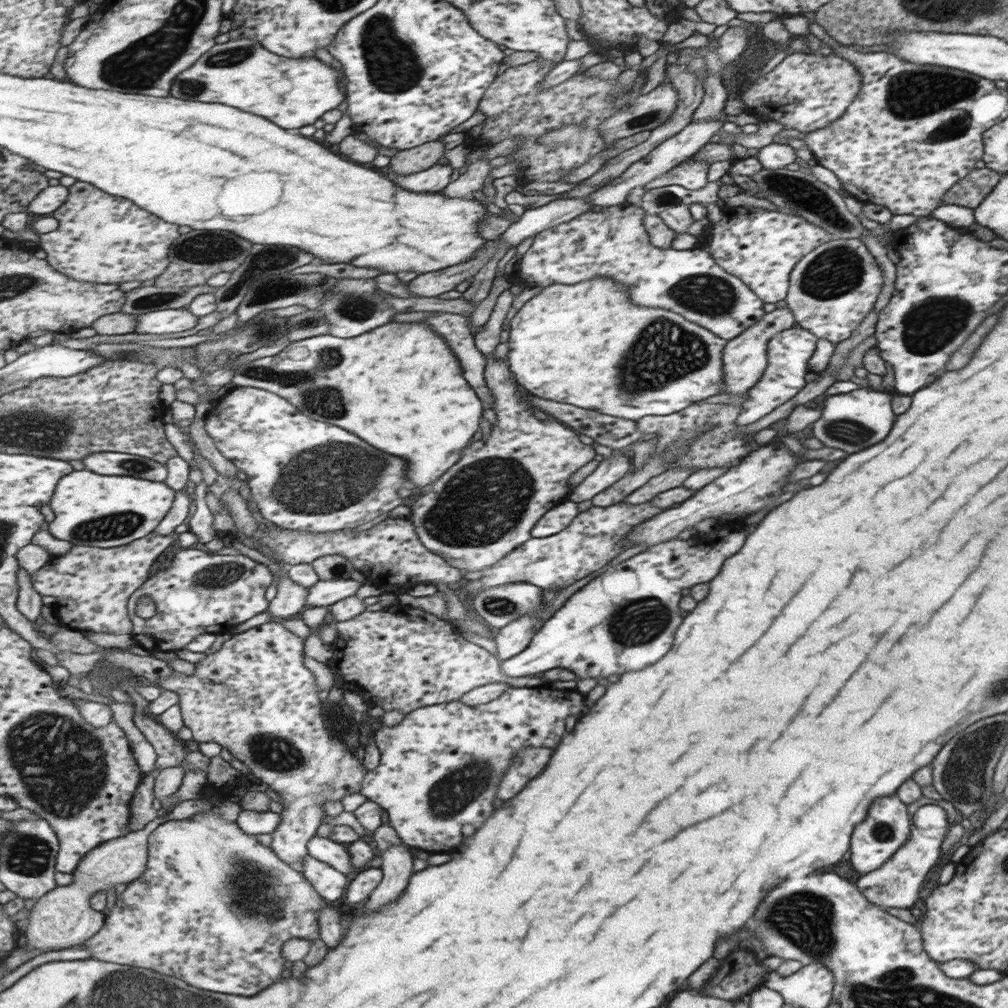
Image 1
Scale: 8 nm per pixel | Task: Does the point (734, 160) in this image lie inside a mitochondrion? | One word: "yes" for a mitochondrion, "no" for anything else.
no

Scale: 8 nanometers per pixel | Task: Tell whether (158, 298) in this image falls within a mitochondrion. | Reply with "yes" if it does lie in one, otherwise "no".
yes

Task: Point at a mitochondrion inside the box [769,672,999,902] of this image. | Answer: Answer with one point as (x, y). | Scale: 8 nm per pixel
(944, 768)

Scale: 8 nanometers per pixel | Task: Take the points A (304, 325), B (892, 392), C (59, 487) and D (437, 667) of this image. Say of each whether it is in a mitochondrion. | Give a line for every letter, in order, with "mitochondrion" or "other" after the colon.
A: mitochondrion
B: other
C: other
D: other

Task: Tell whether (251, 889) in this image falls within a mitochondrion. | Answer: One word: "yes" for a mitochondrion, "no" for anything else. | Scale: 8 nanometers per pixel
yes

